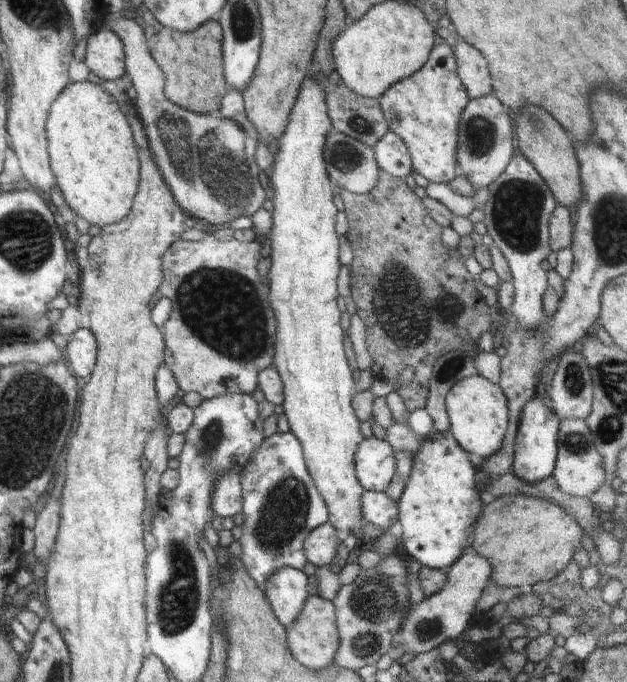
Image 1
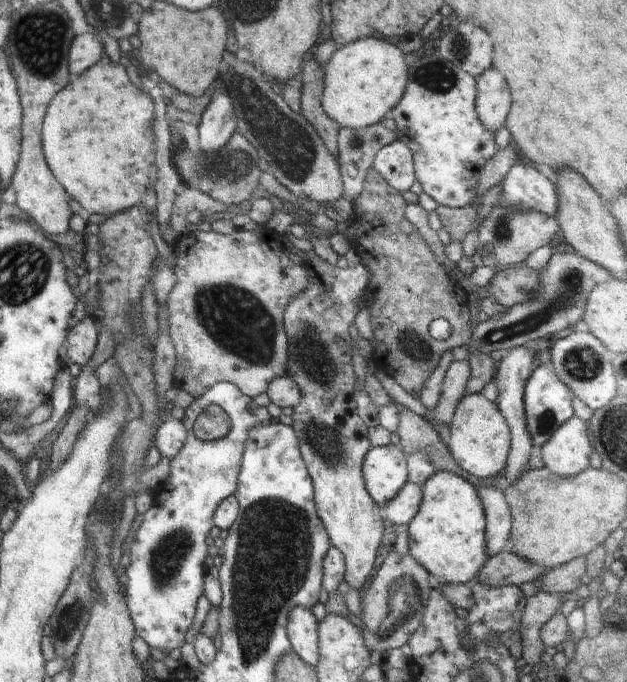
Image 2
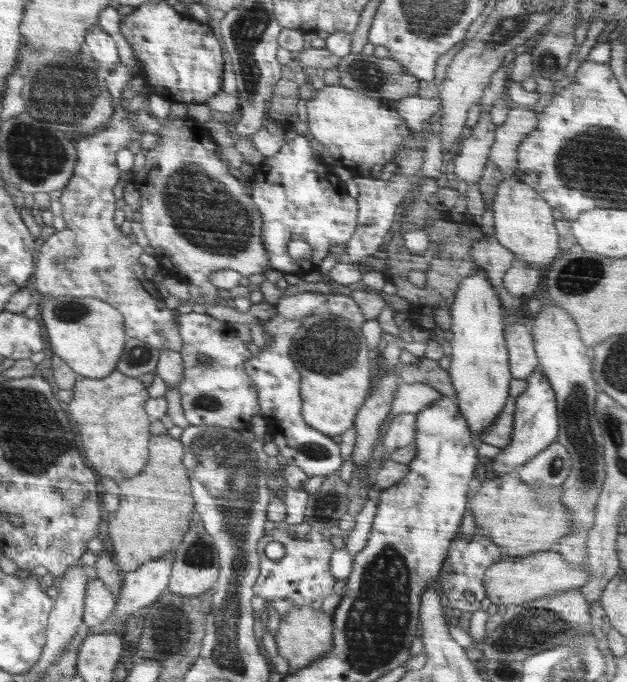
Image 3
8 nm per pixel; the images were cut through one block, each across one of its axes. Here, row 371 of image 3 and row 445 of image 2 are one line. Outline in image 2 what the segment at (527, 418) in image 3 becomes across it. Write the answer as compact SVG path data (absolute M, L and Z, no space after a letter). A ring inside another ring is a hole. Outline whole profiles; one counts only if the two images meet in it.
M544 357L541 366L538 366L536 371L531 374L526 385L528 429L537 448L545 445L558 431L559 427L564 425L564 422L571 421L575 417L573 398L571 388L556 375L550 361Z

